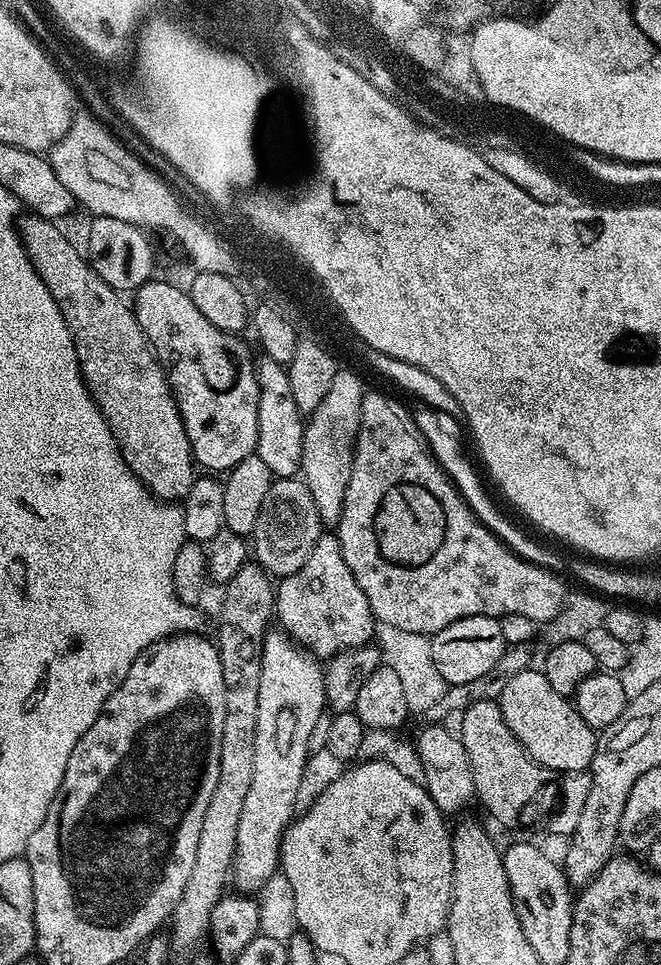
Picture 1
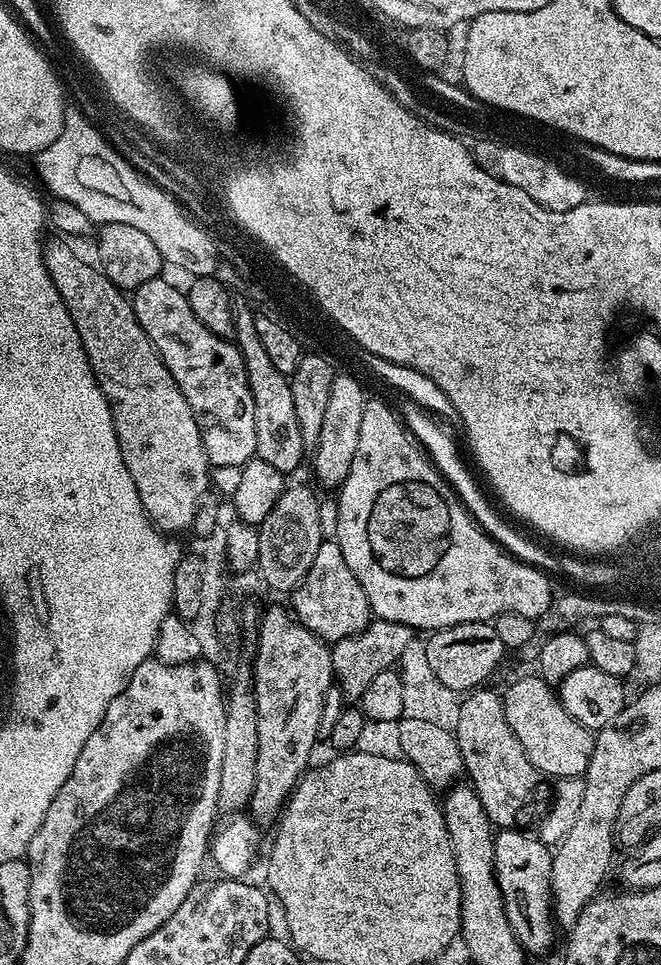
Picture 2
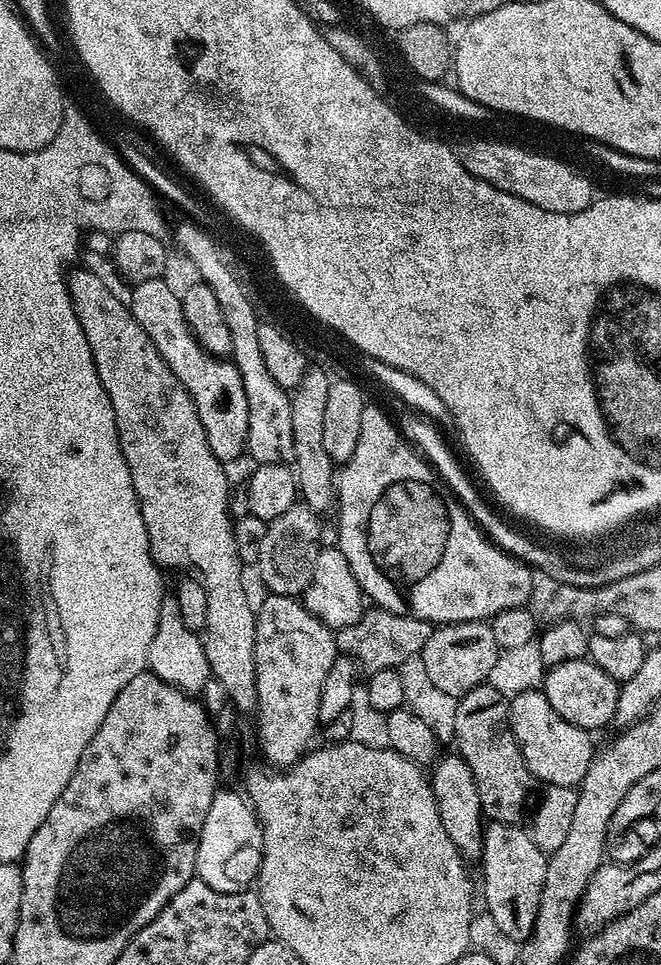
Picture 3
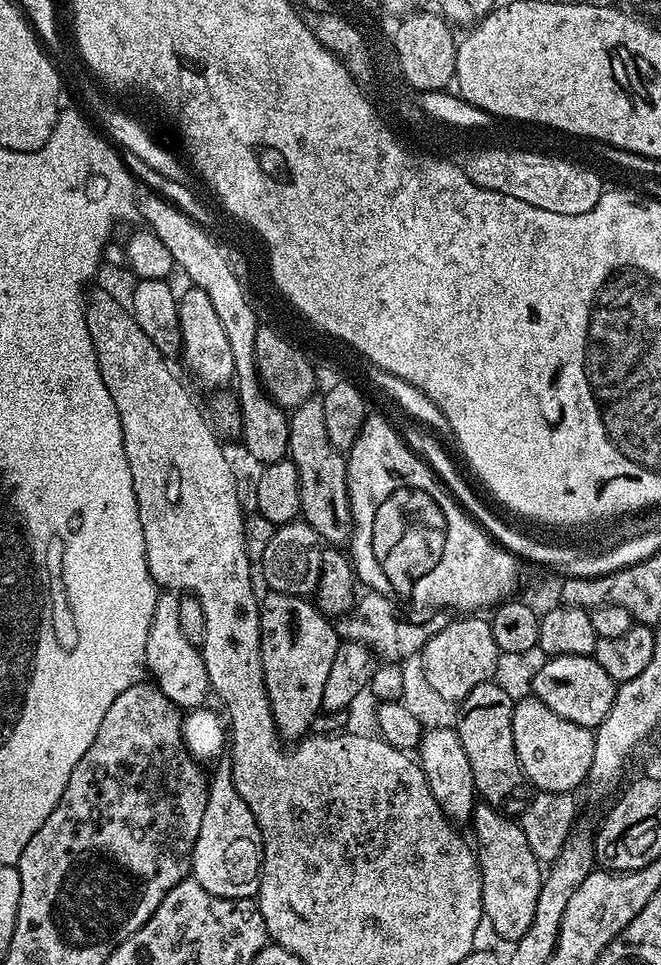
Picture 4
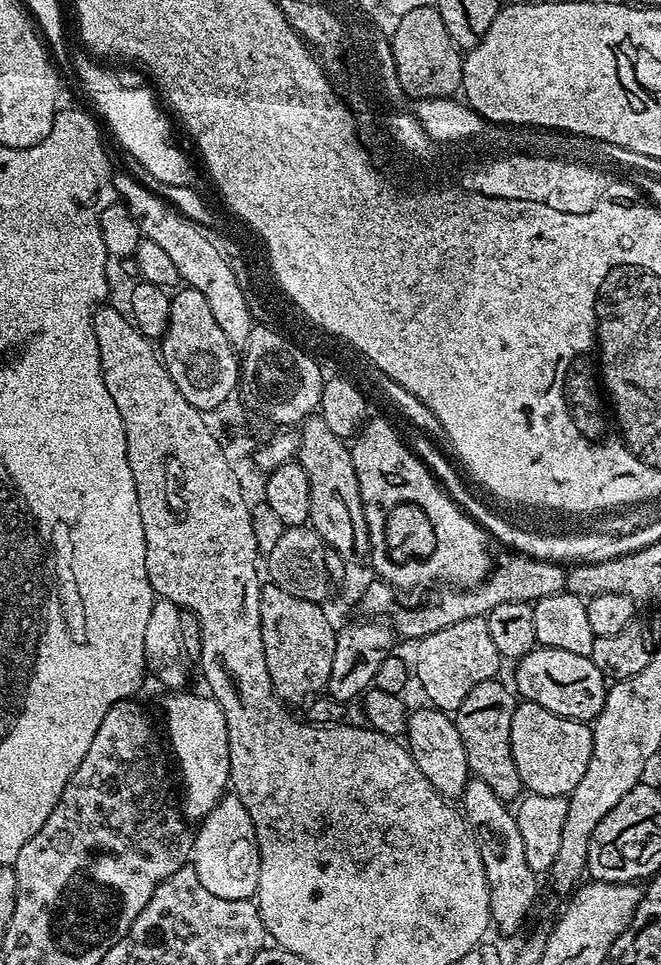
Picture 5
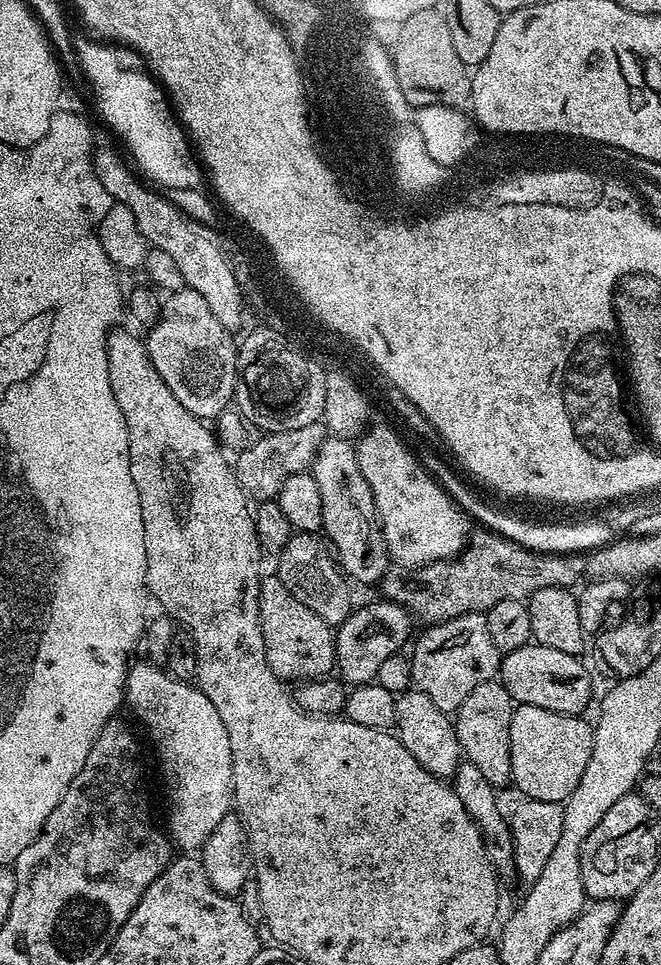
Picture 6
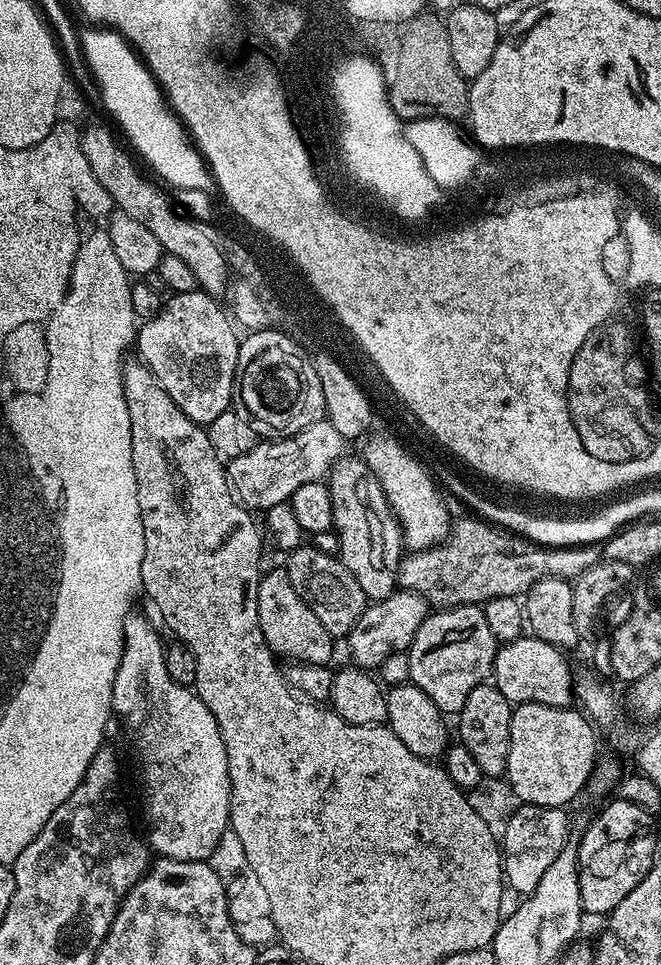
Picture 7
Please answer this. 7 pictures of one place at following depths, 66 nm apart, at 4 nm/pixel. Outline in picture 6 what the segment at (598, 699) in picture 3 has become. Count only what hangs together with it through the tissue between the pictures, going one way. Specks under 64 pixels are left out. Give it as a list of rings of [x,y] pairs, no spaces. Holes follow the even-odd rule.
[[[533,642],[513,652],[503,653],[498,679],[506,686],[516,704],[542,706],[542,710],[554,710],[567,716],[574,716],[583,713],[583,708],[592,700],[592,676],[584,669],[584,662],[581,657],[562,654],[562,650],[550,650],[550,646]]]

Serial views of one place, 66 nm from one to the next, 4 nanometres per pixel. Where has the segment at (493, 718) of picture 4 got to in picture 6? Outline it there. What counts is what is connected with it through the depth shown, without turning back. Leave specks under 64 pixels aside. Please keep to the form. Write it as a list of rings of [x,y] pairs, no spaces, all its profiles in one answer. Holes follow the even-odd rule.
[[[499,679],[482,682],[470,694],[466,702],[454,713],[454,723],[463,759],[469,760],[490,782],[493,788],[503,790],[512,784],[512,767],[510,766],[510,718],[514,701],[512,695]]]

